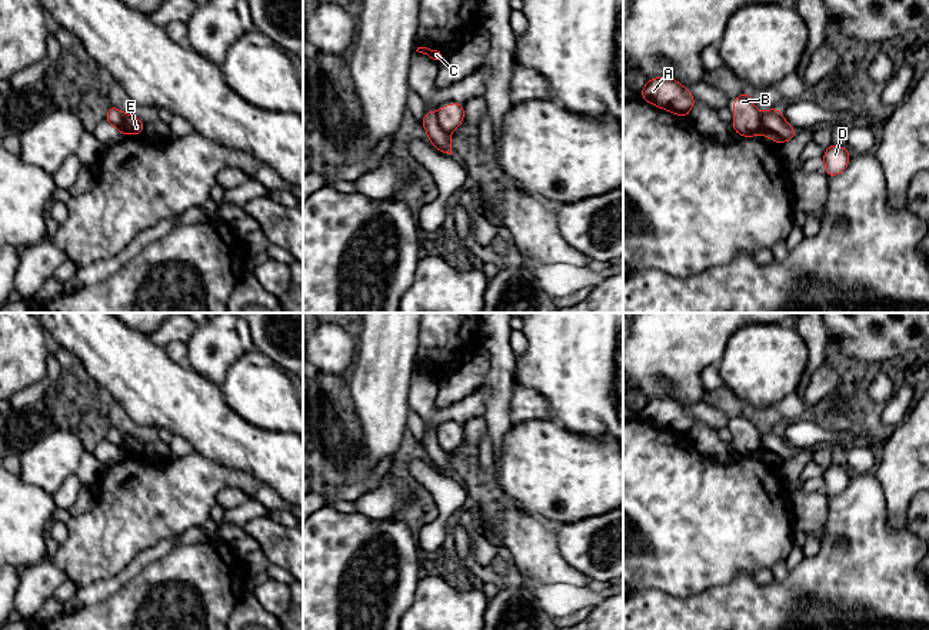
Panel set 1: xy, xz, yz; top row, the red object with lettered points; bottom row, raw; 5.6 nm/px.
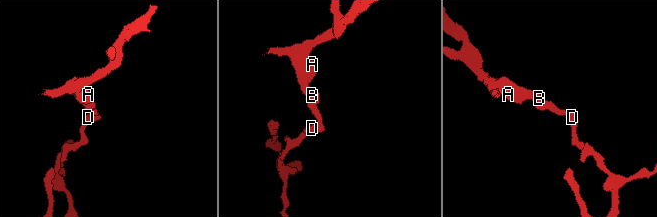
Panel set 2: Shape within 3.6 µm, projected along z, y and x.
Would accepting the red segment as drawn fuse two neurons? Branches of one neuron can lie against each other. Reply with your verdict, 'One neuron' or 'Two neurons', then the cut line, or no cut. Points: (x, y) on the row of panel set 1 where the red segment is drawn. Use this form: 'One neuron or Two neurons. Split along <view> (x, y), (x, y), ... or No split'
Two neurons. Split along xz (438, 112), (438, 123), (448, 133)

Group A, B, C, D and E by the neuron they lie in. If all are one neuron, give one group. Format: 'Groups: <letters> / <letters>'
Groups: A B C E / D

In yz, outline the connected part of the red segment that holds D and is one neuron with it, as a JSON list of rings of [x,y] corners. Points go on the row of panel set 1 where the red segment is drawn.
[[[832,144],[830,147],[825,149],[823,159],[826,176],[838,176],[845,171],[849,157],[850,153],[842,146]]]

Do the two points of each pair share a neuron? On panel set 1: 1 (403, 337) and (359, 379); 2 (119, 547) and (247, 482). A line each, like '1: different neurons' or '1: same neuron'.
1: same neuron
2: same neuron

